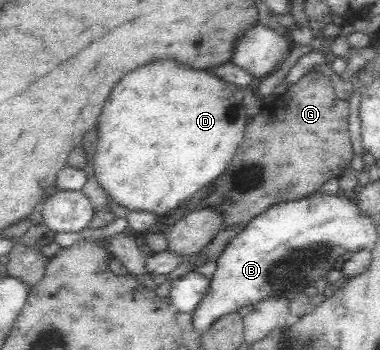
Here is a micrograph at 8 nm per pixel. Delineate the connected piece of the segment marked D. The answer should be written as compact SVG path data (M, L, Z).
M162 58L162 60L154 60L150 64L144 64L132 72L128 72L110 92L110 98L104 104L104 110L98 118L98 144L95 147L95 154L92 158L92 169L98 183L105 190L105 193L112 197L114 201L123 204L130 210L146 210L159 215L169 215L178 206L190 199L195 193L198 193L203 187L206 187L216 178L218 178L225 170L228 163L233 159L234 153L238 150L242 142L245 124L250 116L246 115L245 107L242 103L244 94L242 89L230 81L216 75L211 68L200 69L192 68L188 64L180 64L174 58Z

